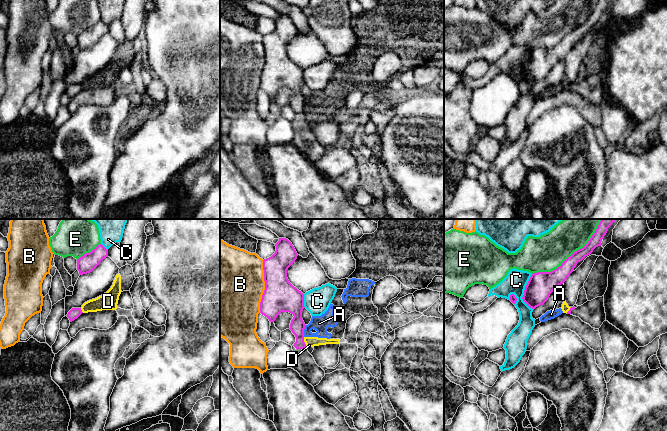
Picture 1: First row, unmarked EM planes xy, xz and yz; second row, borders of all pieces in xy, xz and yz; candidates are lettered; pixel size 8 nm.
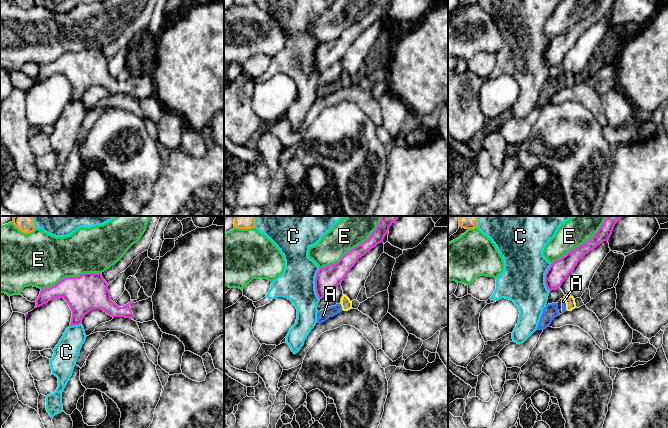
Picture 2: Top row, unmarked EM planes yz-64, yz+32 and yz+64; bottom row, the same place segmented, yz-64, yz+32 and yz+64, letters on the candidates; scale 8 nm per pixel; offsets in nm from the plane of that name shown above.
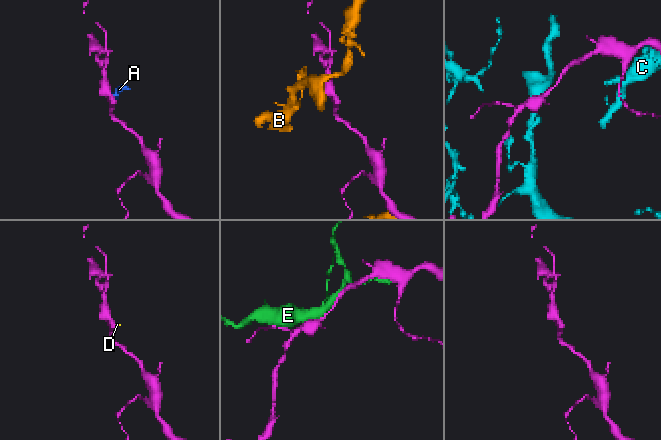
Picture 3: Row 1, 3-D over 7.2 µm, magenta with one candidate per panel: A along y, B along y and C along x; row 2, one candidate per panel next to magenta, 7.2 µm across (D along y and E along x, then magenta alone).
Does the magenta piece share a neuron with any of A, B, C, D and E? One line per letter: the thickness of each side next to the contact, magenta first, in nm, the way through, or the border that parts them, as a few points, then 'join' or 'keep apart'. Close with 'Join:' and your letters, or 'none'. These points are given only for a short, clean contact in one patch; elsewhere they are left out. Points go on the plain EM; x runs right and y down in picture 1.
A: 180 nm thick on the magenta side, 130 nm on the other; keep apart
B: 260 nm thick on the magenta side, 480 nm on the other; keep apart
C: 200 nm thick on the magenta side, 180 nm on the other; keep apart
D: 120 nm thick on the magenta side, 80 nm on the other; border along xz (303, 113), (306, 121); keep apart
E: 160 nm thick on the magenta side, 300 nm on the other; keep apart
Join: none

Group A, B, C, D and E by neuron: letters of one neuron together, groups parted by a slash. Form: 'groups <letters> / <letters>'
groups A D / B / C / E

